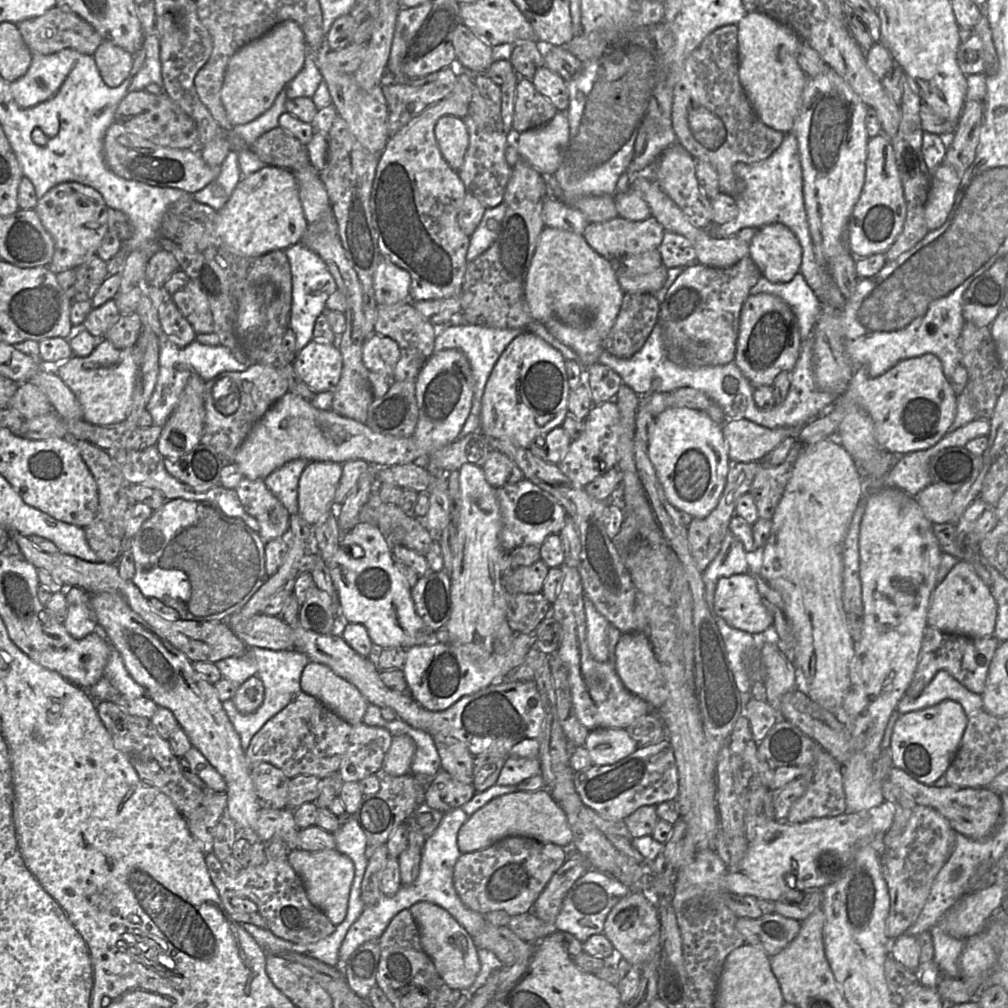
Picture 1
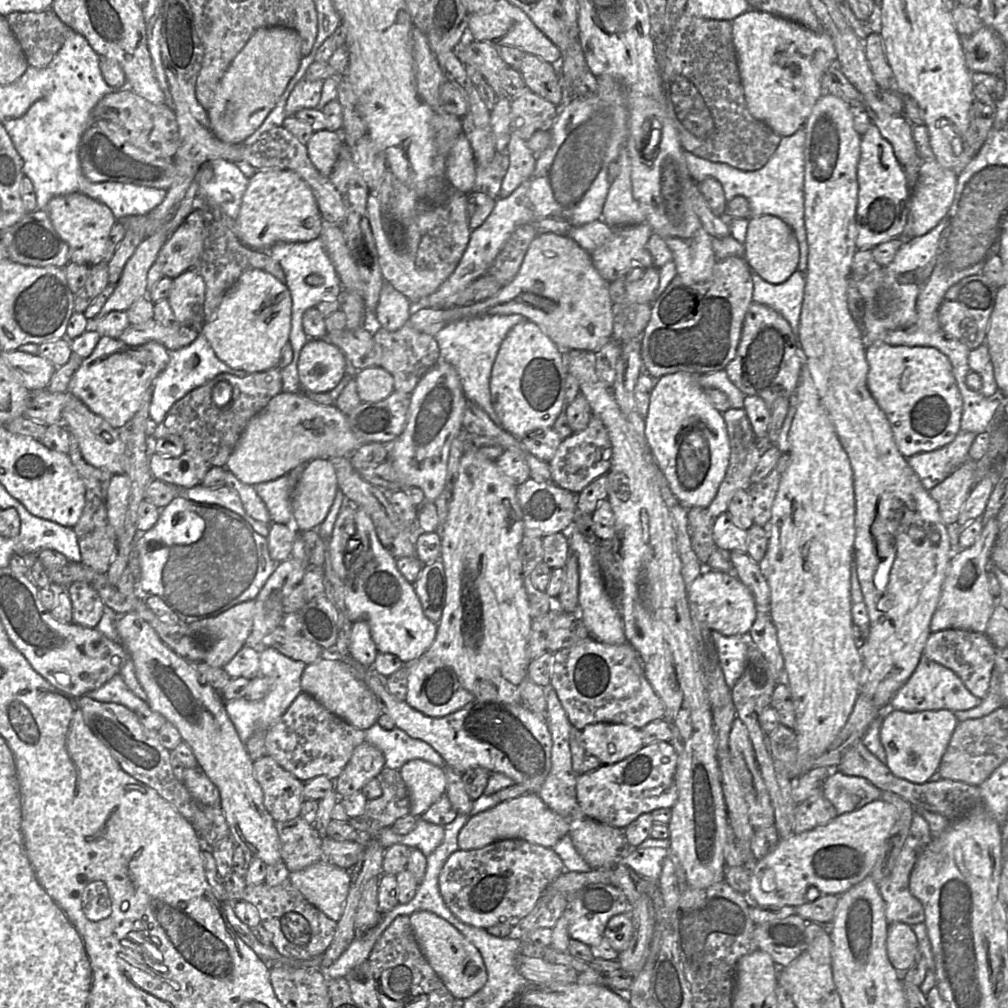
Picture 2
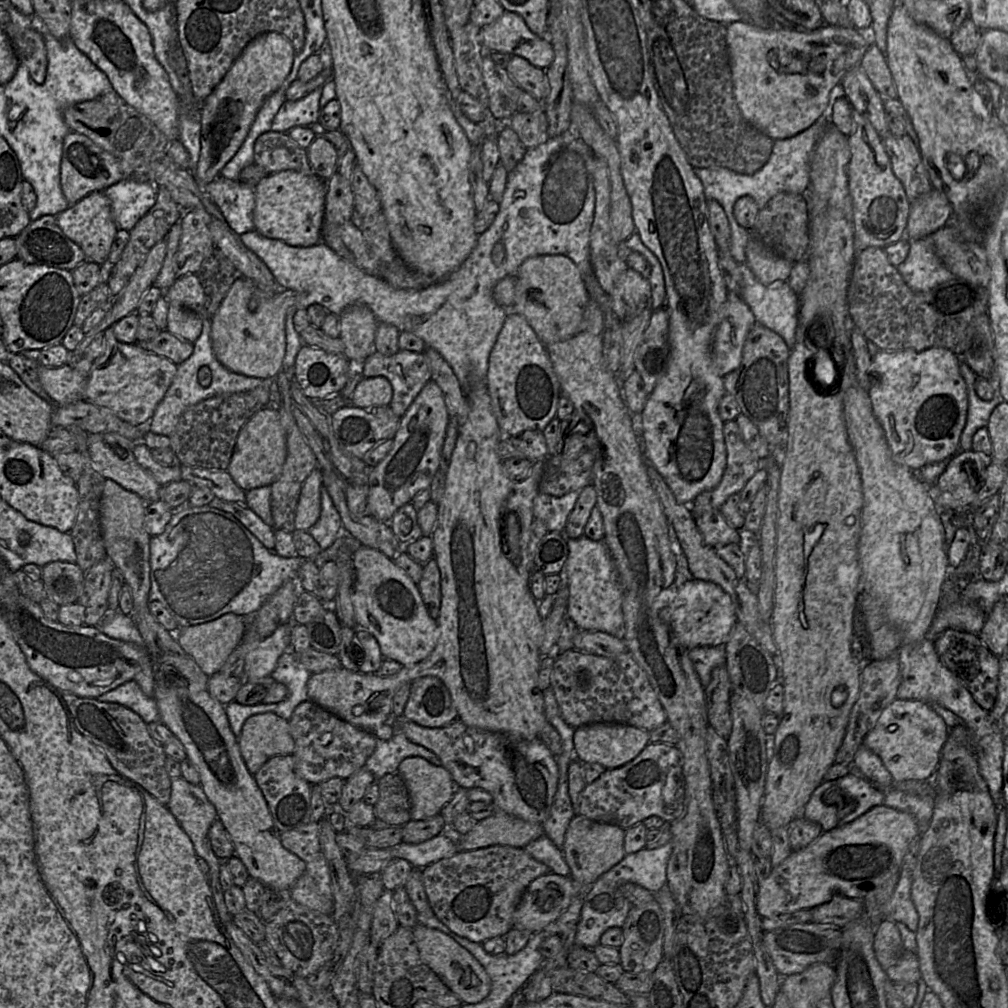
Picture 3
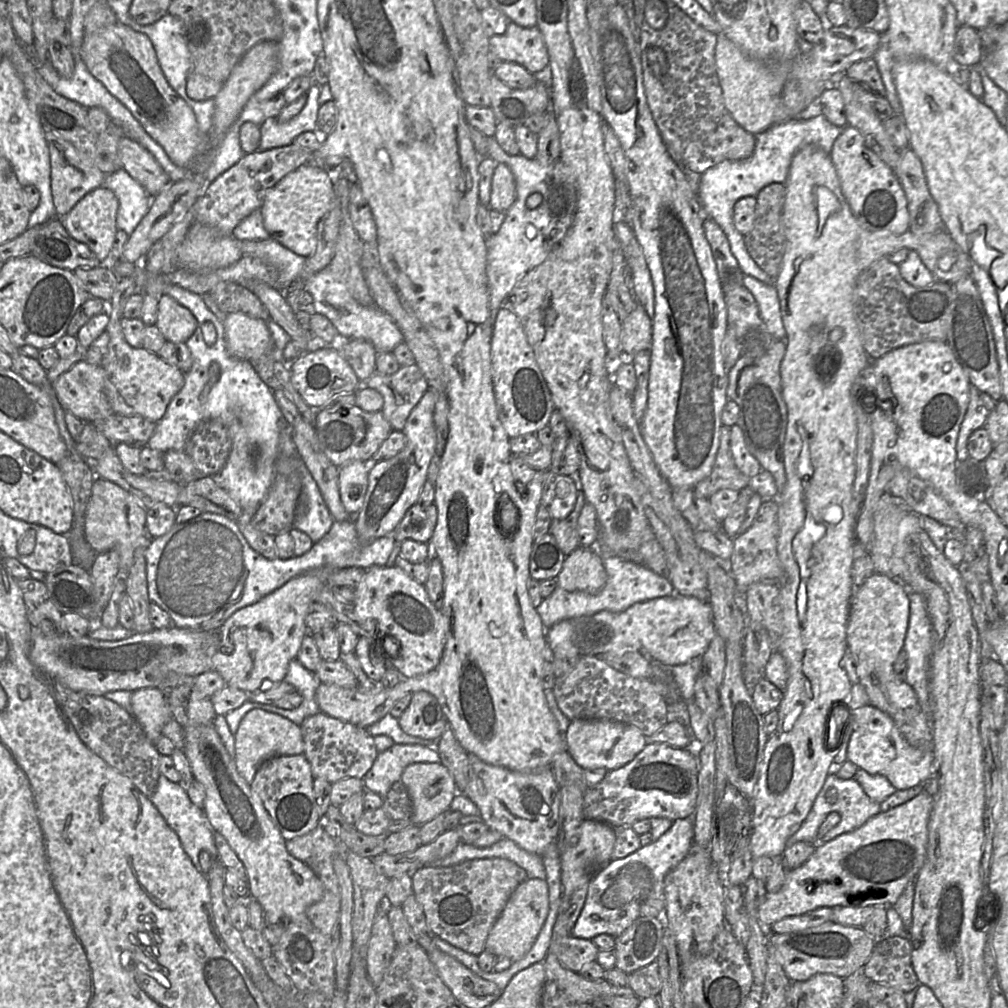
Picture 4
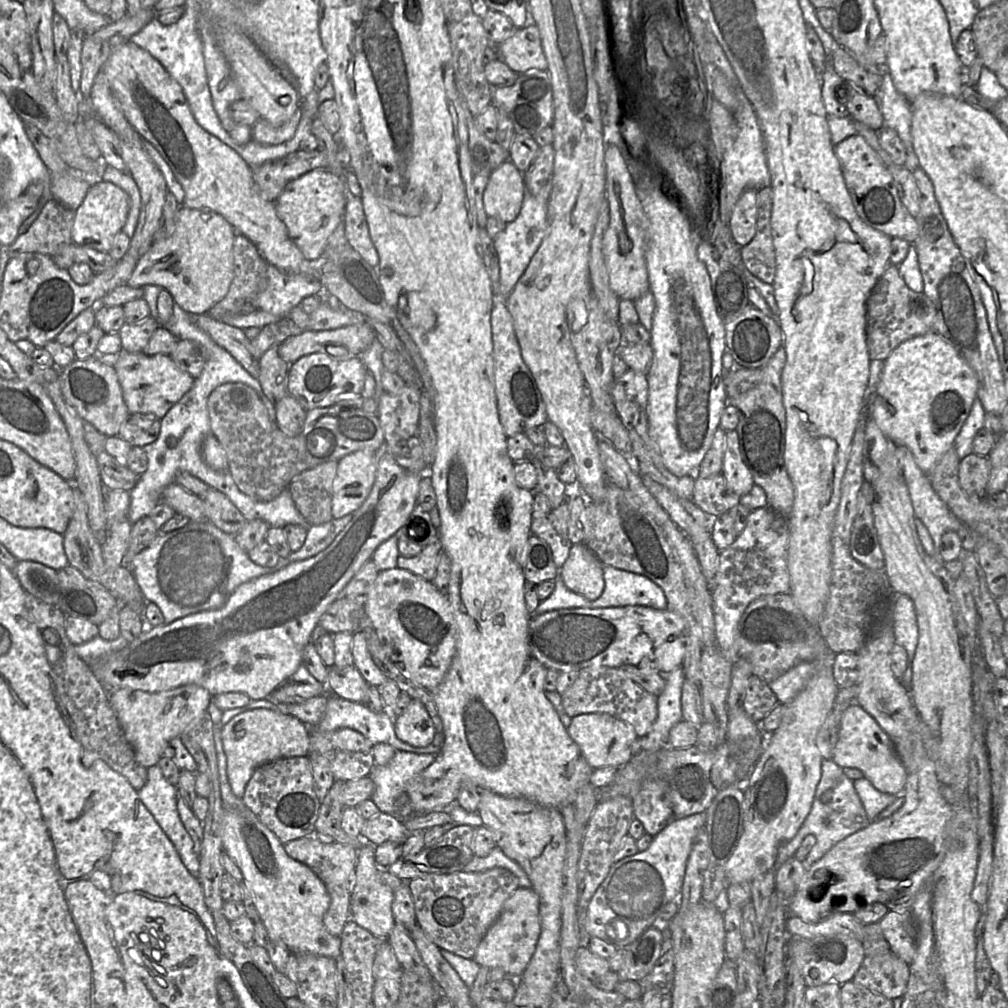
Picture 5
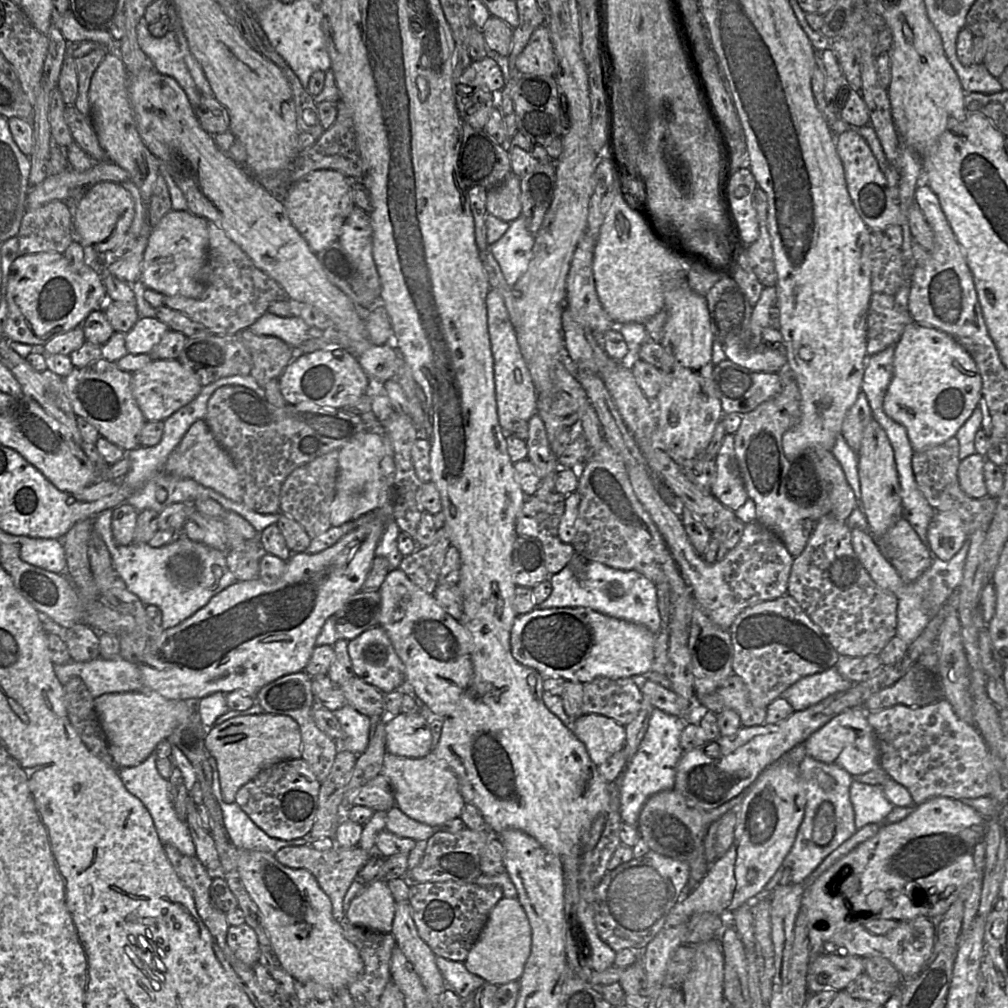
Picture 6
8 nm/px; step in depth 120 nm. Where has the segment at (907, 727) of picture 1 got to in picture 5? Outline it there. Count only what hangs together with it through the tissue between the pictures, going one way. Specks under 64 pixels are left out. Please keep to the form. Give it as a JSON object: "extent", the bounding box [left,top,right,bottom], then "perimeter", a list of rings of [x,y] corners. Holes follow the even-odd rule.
{"extent":[831,703,908,795],"perimeter":[[[852,703],[842,713],[838,739],[831,760],[843,769],[860,770],[864,777],[882,793],[900,795],[905,790],[908,772],[896,751],[894,742],[858,703]]]}

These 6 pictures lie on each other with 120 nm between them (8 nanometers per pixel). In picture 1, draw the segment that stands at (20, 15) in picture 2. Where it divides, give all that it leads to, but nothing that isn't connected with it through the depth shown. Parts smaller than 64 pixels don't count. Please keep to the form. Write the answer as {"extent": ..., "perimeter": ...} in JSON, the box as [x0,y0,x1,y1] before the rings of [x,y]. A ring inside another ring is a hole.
{"extent":[16,6,103,56],"perimeter":[[[57,6],[41,16],[22,20],[16,23],[16,26],[33,54],[50,55],[71,48],[82,54],[93,56],[103,40],[101,35],[86,20],[68,9]]]}

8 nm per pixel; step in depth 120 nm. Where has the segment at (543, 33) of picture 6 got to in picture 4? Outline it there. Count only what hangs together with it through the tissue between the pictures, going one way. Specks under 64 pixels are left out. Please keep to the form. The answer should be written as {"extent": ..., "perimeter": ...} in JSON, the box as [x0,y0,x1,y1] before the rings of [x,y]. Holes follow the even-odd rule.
{"extent":[489,21,549,74],"perimeter":[[[511,21],[502,35],[489,38],[489,46],[503,62],[517,63],[531,74],[549,64],[547,48],[537,27],[523,28]]]}

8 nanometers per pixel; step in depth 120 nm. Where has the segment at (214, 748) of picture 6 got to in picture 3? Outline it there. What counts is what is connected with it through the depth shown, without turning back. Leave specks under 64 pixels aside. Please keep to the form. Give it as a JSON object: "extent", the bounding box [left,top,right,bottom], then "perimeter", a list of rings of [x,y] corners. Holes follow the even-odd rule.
{"extent":[238,712,295,776],"perimeter":[[[272,712],[250,716],[243,725],[238,743],[253,776],[270,758],[293,754],[295,749],[288,721]]]}

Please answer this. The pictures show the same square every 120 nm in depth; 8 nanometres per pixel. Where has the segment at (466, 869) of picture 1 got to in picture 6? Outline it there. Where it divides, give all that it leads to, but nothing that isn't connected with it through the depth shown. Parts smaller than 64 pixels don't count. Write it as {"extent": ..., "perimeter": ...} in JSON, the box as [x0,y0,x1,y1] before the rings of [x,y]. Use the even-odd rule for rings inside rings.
{"extent":[408,881,503,962],"perimeter":[[[455,881],[410,883],[408,902],[420,937],[436,956],[464,962],[493,907],[503,897],[500,886]]]}

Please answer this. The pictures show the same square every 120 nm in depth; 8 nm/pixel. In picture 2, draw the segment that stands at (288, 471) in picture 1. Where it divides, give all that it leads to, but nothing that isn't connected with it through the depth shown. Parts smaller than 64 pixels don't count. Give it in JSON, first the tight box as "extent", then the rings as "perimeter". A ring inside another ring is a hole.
{"extent":[255,468,303,525],"perimeter":[[[303,468],[269,482],[255,485],[255,490],[265,503],[272,523],[292,525],[292,496],[302,475]]]}

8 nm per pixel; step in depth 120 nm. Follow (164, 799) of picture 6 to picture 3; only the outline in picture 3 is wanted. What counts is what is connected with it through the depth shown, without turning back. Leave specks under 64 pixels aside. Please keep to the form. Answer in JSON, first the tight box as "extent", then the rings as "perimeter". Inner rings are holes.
{"extent":[166,777,233,924],"perimeter":[[[180,777],[171,780],[171,796],[166,808],[175,816],[182,829],[191,839],[197,857],[204,859],[209,865],[208,881],[222,922],[226,924],[233,921],[233,916],[225,904],[224,891],[220,882],[221,860],[215,855],[209,840],[210,827],[217,818],[215,806],[209,801],[200,784],[191,784]]]}

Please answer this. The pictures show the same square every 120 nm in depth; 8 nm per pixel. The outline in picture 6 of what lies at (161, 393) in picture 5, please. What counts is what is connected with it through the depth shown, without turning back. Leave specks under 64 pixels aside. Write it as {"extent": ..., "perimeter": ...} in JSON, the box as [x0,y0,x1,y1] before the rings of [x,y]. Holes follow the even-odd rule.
{"extent":[131,360,202,421],"perimeter":[[[151,360],[140,370],[131,373],[132,395],[146,421],[162,421],[180,408],[189,404],[200,393],[202,385],[199,380],[186,369],[178,360]]]}

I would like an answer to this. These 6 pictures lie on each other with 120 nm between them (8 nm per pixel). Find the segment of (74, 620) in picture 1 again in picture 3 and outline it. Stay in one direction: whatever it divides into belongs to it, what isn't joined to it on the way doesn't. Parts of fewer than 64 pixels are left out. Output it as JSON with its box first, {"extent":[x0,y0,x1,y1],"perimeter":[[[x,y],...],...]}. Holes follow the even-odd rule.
{"extent":[79,559,115,626],"perimeter":[[[103,559],[92,566],[85,575],[84,591],[79,602],[85,609],[85,624],[98,626],[106,616],[115,565]]]}

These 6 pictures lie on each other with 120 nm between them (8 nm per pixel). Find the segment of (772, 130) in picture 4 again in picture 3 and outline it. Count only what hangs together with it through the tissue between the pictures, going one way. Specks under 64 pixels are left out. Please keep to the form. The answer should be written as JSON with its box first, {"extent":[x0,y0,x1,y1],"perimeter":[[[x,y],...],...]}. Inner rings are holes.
{"extent":[693,117,830,262],"perimeter":[[[821,117],[793,137],[774,140],[769,159],[753,174],[741,174],[725,167],[693,168],[695,175],[702,183],[705,198],[716,200],[725,211],[731,234],[730,253],[736,262],[746,262],[745,247],[749,240],[749,230],[740,226],[733,215],[736,200],[741,196],[749,195],[755,200],[760,210],[780,192],[806,194],[810,184],[810,161],[813,151],[830,124],[829,119]]]}

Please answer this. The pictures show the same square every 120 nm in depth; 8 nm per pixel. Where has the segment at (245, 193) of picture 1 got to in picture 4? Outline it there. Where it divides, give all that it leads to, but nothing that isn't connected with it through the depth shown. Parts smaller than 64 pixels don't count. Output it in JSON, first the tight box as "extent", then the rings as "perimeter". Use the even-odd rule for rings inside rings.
{"extent":[260,164,335,258],"perimeter":[[[306,164],[285,175],[266,194],[260,208],[265,230],[287,249],[304,258],[313,255],[317,246],[318,222],[335,202],[334,174],[316,164]]]}

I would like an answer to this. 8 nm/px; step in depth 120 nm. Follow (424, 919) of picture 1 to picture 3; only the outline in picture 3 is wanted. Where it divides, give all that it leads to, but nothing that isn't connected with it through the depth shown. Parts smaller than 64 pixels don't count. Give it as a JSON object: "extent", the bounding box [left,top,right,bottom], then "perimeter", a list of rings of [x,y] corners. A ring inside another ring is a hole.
{"extent":[412,923,491,1004],"perimeter":[[[417,923],[412,929],[422,961],[443,983],[460,998],[463,1004],[479,1003],[490,992],[491,981],[481,963],[463,946],[440,930]]]}

